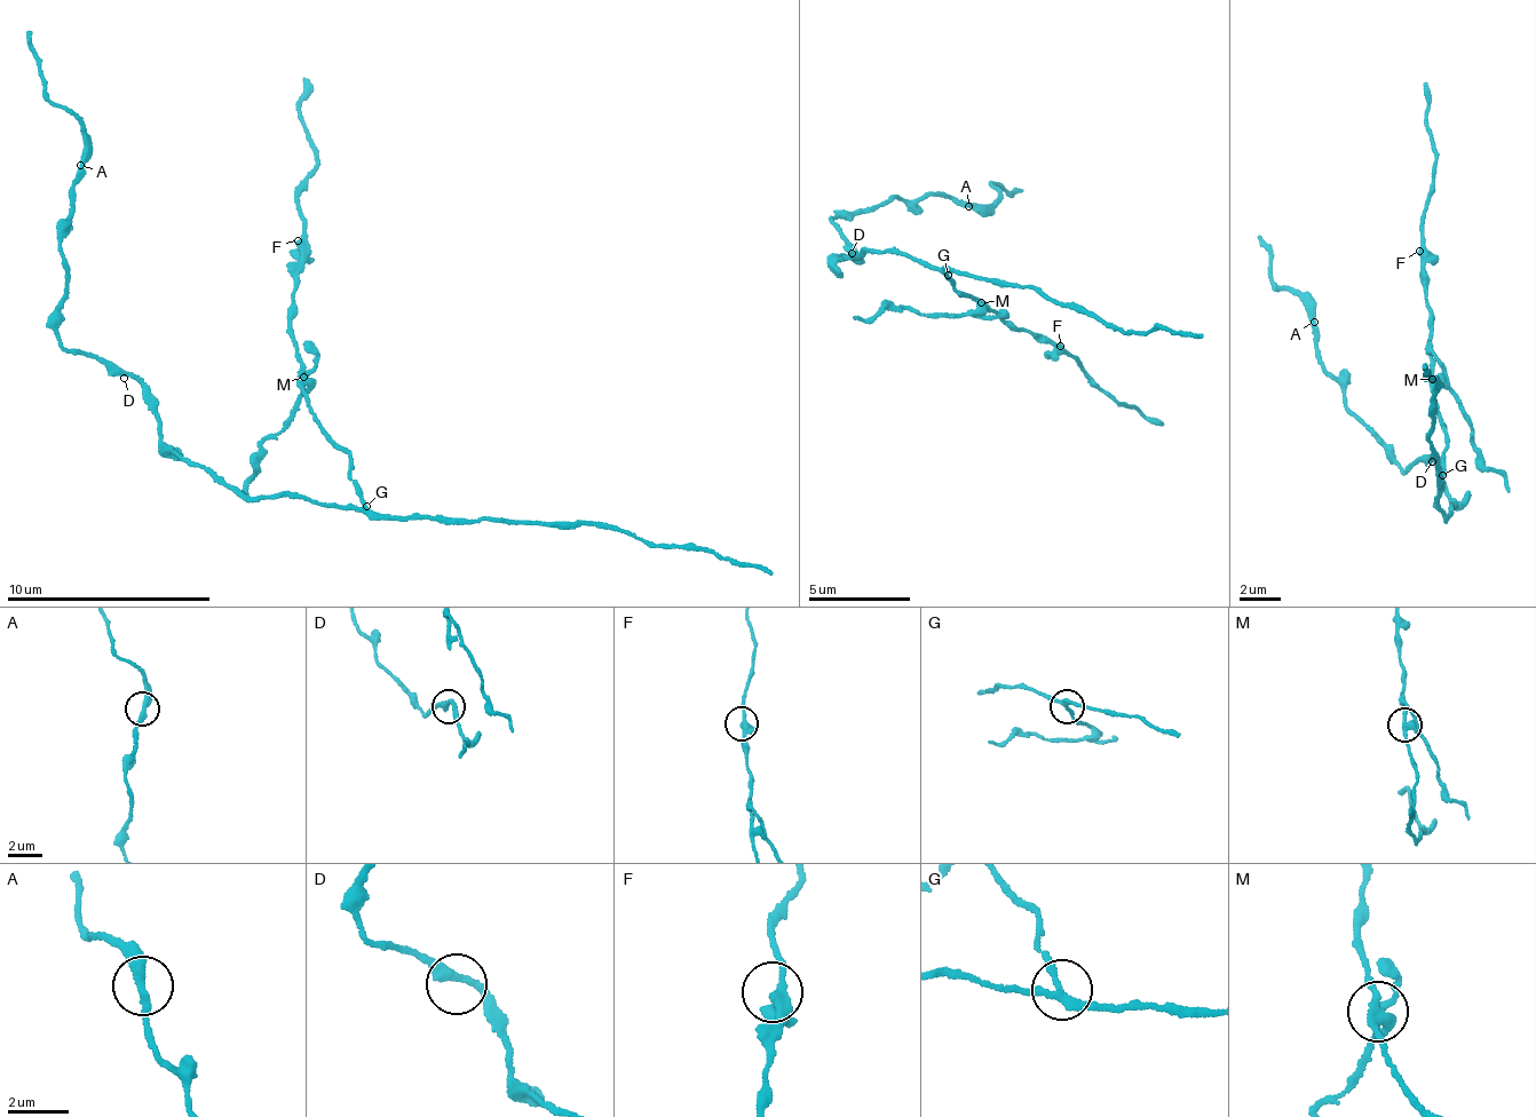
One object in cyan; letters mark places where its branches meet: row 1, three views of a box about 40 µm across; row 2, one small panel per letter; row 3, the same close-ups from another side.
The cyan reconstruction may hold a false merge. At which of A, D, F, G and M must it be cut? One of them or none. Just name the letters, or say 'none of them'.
M

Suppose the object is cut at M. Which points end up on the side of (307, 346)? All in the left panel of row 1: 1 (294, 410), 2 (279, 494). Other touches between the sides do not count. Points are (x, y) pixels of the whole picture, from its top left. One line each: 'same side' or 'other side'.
1: same side
2: other side

